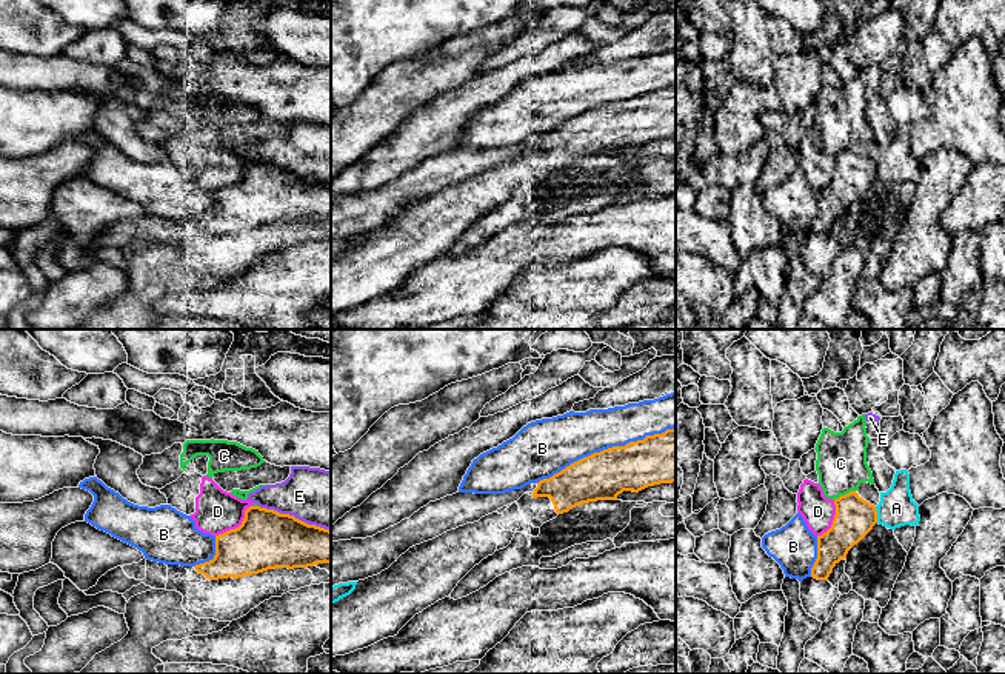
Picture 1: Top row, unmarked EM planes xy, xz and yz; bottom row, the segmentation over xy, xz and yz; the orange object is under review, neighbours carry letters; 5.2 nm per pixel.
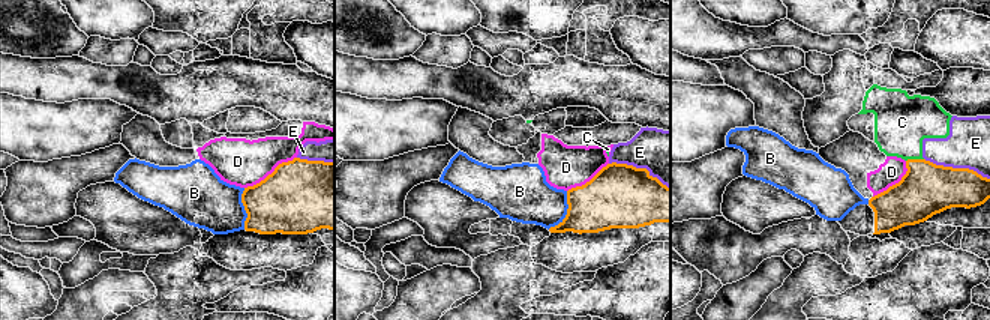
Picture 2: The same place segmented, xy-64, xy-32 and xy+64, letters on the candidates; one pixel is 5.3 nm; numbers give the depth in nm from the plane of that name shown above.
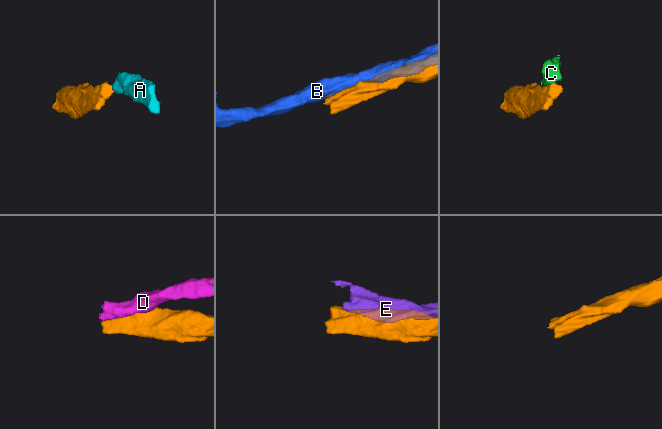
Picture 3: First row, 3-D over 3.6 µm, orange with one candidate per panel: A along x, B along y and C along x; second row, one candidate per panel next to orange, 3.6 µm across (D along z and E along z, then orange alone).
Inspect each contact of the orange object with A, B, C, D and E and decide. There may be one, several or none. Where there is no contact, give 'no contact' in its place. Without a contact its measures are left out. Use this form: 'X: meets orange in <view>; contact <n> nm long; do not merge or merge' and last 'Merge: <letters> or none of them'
A: meets orange in yz; contact 90 nm long; do not merge
B: meets orange in xz; contact 750 nm long; do not merge
C: meets orange in yz; contact 130 nm long; do not merge
D: meets orange in xy; contact 260 nm long; do not merge
E: meets orange in xy; contact 400 nm long; do not merge
Merge: none of them

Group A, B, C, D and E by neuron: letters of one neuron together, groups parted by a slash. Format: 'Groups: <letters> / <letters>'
Groups: A / B / C E / D

